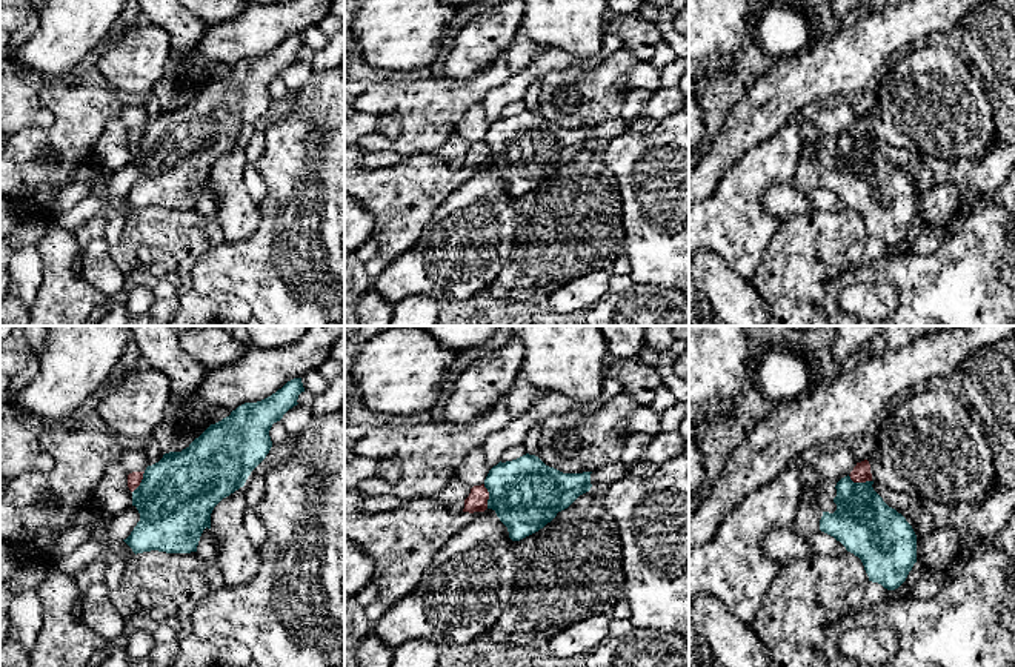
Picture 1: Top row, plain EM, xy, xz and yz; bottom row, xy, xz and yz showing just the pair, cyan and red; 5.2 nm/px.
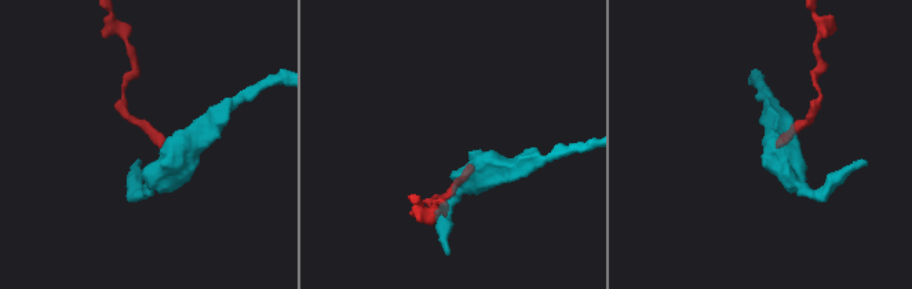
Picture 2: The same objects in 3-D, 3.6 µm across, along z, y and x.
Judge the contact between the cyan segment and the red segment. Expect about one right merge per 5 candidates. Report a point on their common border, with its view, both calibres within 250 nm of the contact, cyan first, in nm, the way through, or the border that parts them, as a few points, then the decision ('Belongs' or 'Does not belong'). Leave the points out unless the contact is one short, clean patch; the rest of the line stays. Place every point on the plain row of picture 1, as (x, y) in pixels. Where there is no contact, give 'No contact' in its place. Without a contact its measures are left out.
Touches cyan at yz (860, 139). Thickness 320 nm (cyan) against 100 nm. Boundary: yz (848, 131), (854, 137), (871, 137). Does not belong

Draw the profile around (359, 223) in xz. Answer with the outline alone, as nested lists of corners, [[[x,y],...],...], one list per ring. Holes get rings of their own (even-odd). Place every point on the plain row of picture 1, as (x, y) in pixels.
[[[344,194],[344,261],[371,238],[374,217],[354,197]]]

